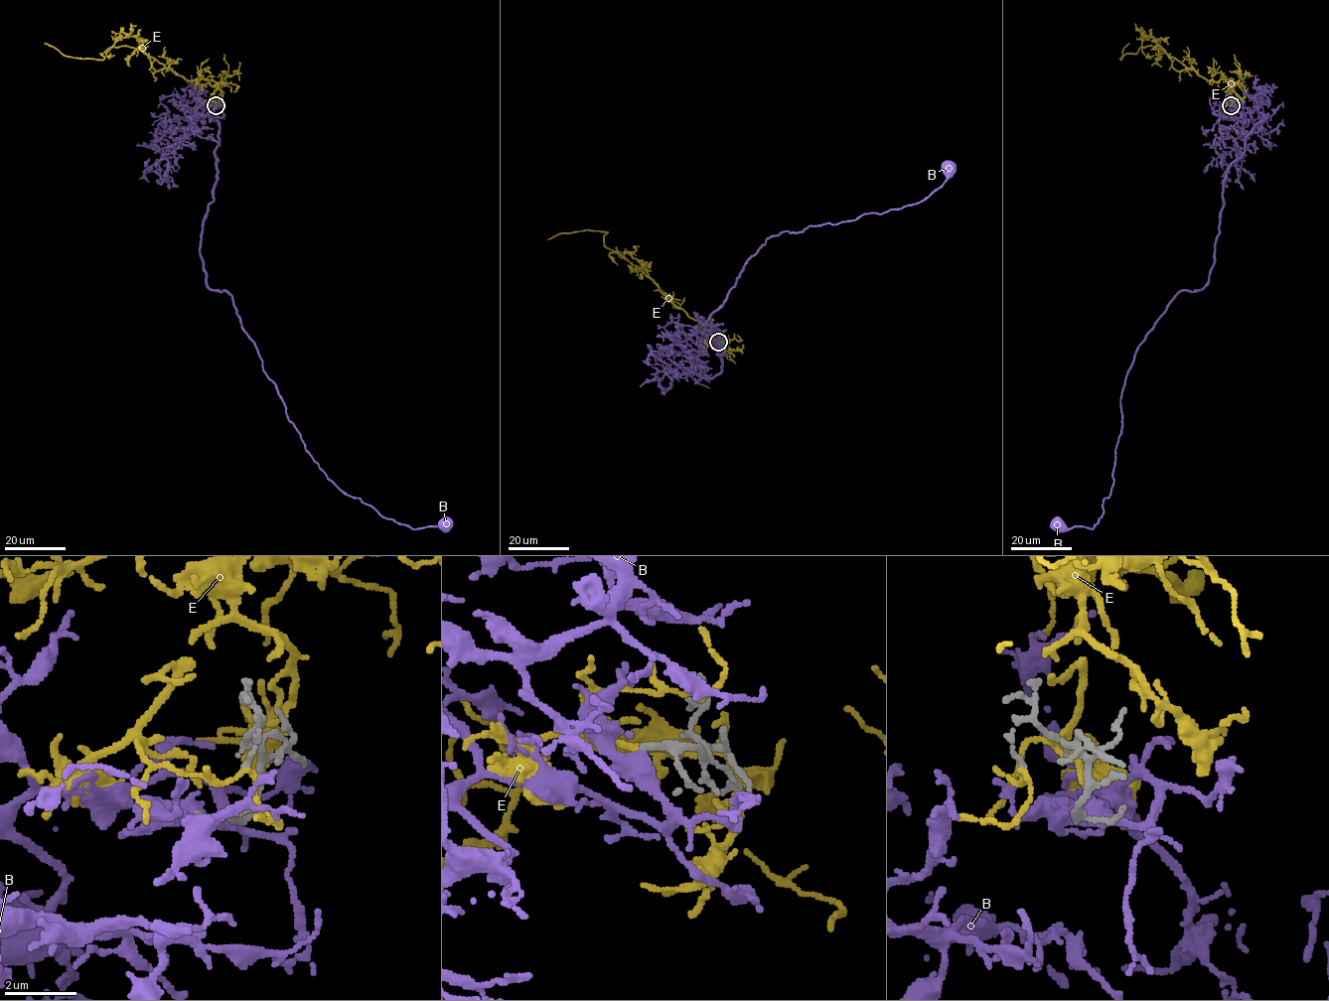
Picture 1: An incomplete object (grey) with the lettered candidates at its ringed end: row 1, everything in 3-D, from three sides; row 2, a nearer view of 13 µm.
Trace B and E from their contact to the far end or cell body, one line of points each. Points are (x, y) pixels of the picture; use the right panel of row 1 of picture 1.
B: (1231, 105), (1267, 114), (1224, 181), (1209, 282), (1181, 290), (1135, 354), (1099, 521), (1056, 524)
E: (1227, 101), (1231, 80), (1207, 80), (1152, 46), (1119, 59), (1128, 43)

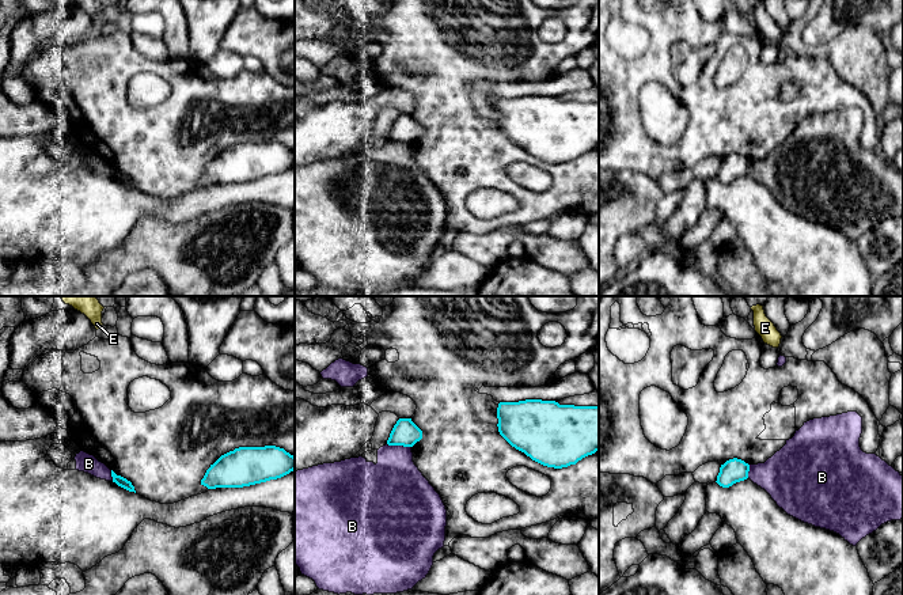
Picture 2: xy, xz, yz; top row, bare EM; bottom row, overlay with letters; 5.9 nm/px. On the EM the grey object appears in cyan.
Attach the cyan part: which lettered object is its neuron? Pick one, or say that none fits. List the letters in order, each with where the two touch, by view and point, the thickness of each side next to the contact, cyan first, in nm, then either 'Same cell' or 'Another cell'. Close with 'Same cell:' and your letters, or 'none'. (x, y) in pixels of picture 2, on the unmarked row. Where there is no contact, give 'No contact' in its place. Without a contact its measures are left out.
B: Touches cyan at xz (399, 140). Thickness 160 nm (cyan) against 340 nm. Another cell
E: No contact. Another cell
Same cell: none

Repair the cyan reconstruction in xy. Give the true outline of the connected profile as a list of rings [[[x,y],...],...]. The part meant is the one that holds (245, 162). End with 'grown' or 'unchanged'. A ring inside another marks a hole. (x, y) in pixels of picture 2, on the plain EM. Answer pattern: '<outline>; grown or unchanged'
[[[276,141],[265,143],[239,143],[221,151],[206,166],[201,181],[208,185],[216,183],[243,183],[270,175],[281,174],[295,166],[295,152],[287,148],[284,144]]]; unchanged

